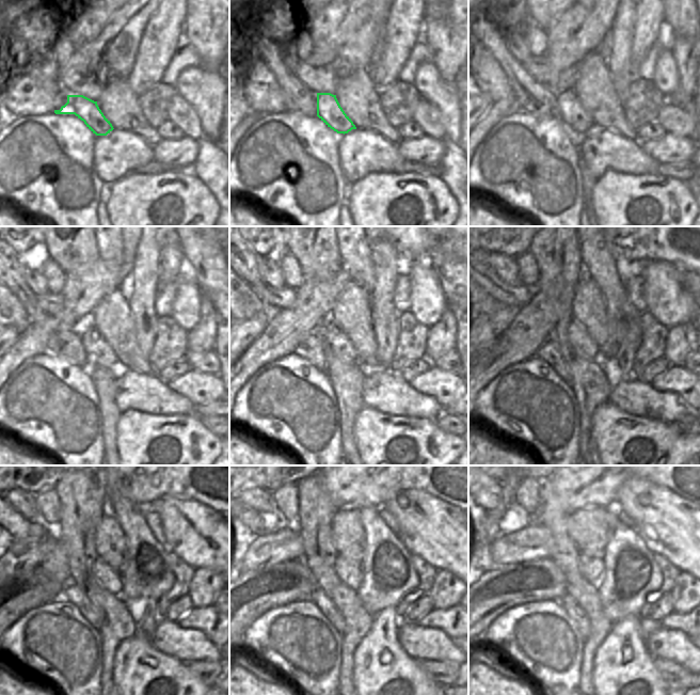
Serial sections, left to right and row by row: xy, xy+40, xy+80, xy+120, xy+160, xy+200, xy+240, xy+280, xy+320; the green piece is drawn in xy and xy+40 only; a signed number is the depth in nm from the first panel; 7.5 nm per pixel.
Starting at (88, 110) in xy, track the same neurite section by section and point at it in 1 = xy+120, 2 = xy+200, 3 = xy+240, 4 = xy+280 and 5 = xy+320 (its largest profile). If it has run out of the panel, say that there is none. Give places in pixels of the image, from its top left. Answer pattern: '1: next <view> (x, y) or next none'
1: next xy+120 (98, 352)
2: next xy+200 (581, 340)
3: next xy+240 (111, 580)
4: next xy+280 (350, 573)
5: next xy+320 (591, 568)

